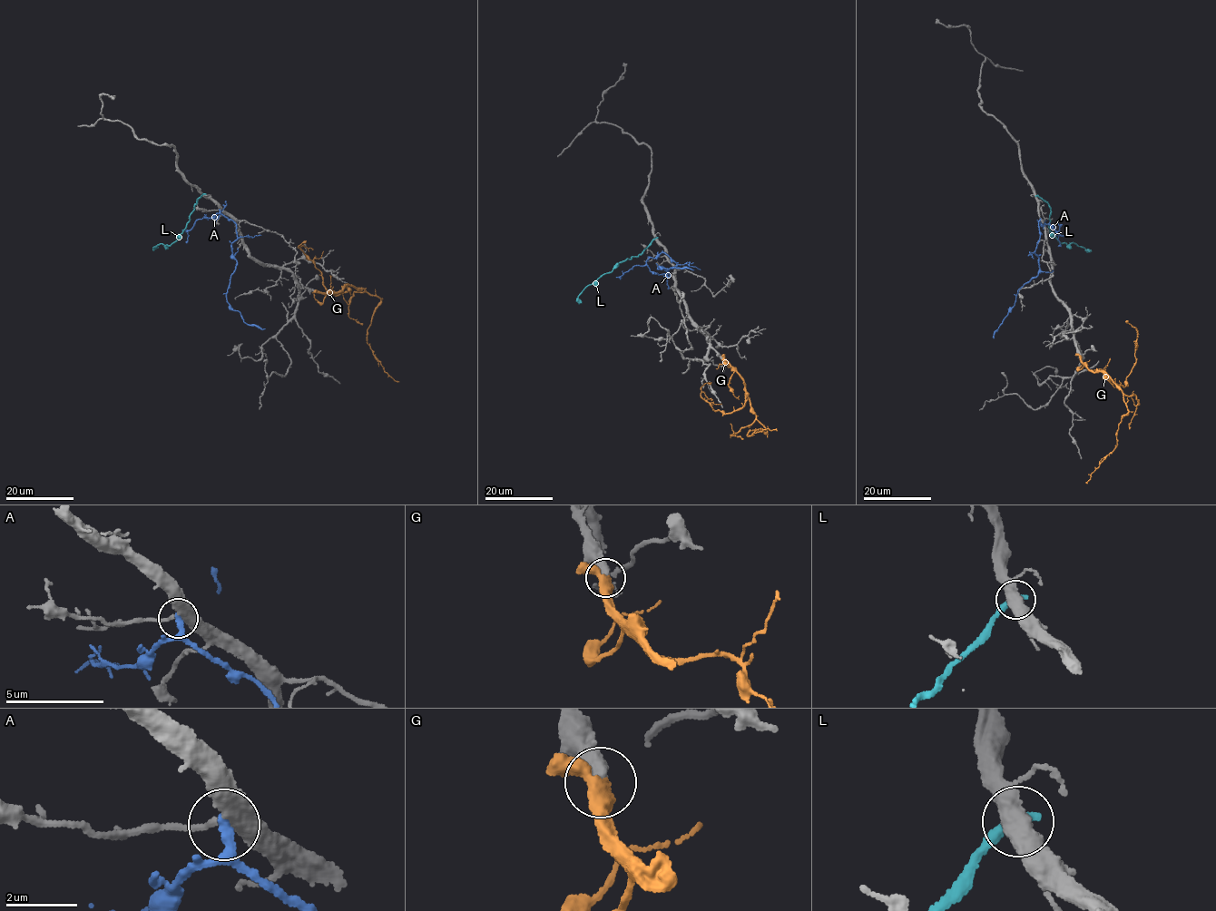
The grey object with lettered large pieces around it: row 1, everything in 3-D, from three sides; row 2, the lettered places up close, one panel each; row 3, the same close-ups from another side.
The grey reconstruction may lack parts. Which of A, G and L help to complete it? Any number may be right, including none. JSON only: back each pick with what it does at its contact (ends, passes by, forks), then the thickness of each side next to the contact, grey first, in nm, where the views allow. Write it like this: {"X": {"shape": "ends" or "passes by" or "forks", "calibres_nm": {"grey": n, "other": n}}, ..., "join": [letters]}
{"G": {"shape": "passes by", "calibres_nm": {"grey": 500, "other": 440}}, "join": ["G"]}

